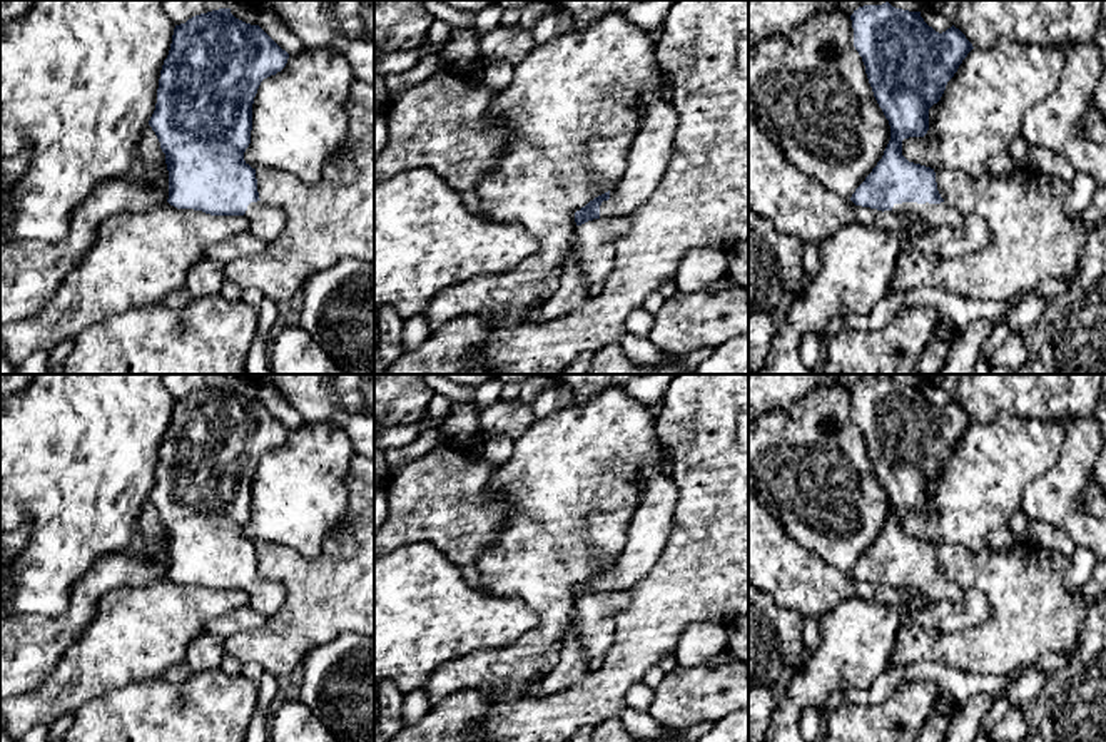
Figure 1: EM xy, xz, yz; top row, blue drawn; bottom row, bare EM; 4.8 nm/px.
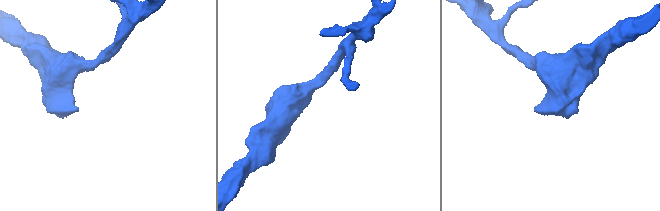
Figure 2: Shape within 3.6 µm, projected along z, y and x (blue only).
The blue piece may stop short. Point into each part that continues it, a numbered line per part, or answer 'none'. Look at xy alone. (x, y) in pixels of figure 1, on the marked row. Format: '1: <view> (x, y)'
1: xy (266, 223)

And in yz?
1: yz (857, 263)

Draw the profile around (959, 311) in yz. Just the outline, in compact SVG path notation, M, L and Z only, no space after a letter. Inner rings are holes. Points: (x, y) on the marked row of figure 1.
M919 287L907 292L889 291L867 314L849 314L844 328L857 331L877 331L901 311L921 306L936 307L946 321L962 329L977 319L997 321L1004 318L1026 296L1007 301L966 299L941 287Z

